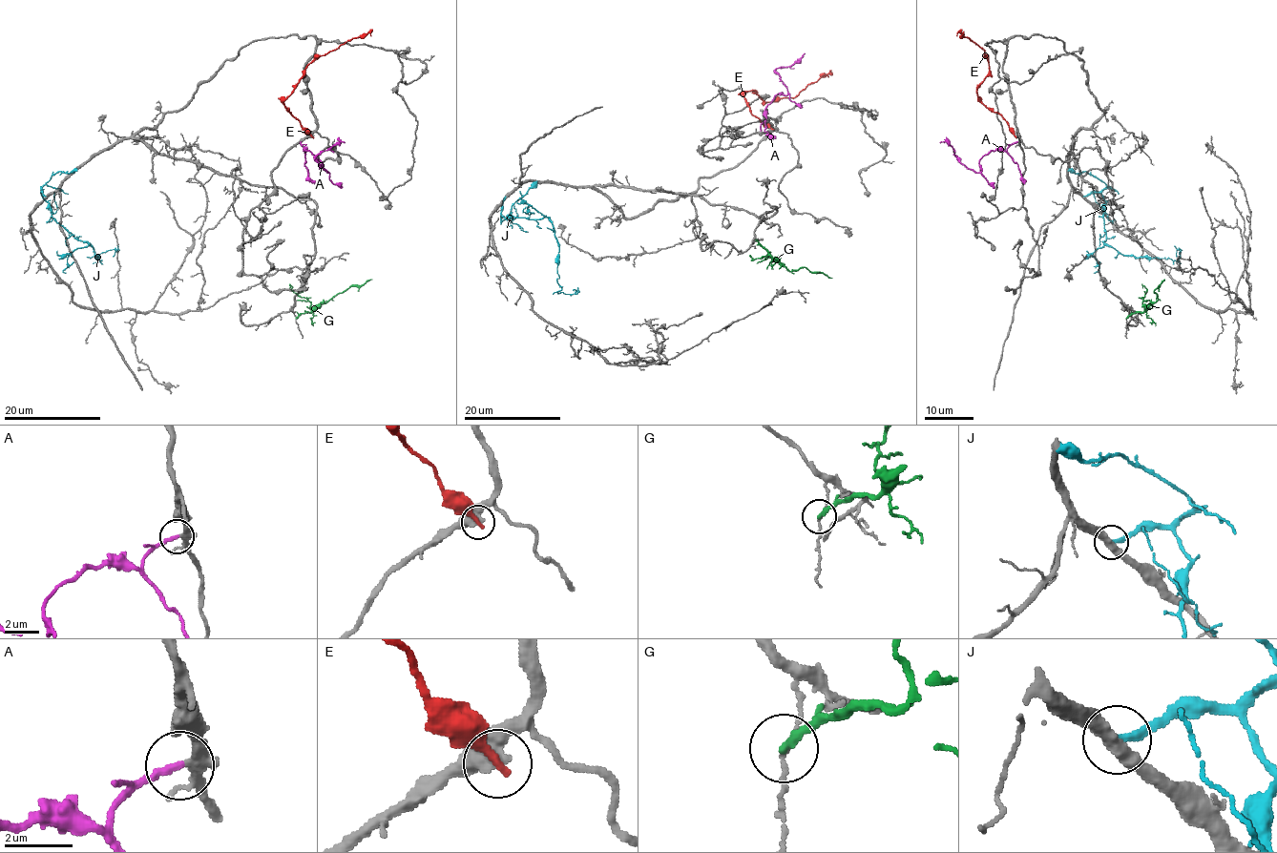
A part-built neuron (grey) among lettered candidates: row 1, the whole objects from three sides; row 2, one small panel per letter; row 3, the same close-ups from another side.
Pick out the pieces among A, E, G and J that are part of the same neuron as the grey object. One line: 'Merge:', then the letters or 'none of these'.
Merge: A

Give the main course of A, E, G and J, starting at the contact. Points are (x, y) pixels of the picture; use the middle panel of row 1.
A: (761, 131), (765, 107), (780, 93), (785, 95), (787, 93), (787, 87), (776, 70), (791, 66), (804, 52)
E: (771, 129), (751, 113), (743, 95), (753, 91), (769, 102), (796, 96), (830, 70)
G: (756, 239), (789, 271), (805, 267), (810, 272), (821, 272), (832, 278)
J: (505, 197), (504, 218), (550, 221), (558, 249), (557, 291), (573, 290)

